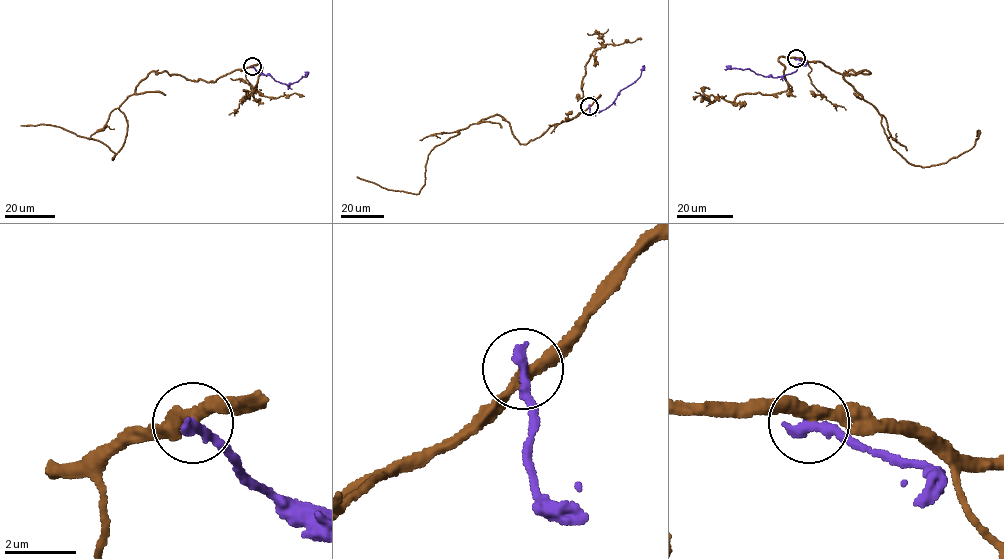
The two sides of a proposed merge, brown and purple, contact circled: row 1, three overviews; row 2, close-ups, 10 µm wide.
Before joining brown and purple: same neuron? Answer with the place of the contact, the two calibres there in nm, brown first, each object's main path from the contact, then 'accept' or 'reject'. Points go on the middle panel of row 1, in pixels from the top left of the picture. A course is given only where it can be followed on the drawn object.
place (589, 106); calibres 320 and 340 nm; course brown (589, 106), (526, 144), (495, 115), (457, 131), (428, 155), (418, 194), (387, 189), (357, 176); course purple (589, 106), (593, 114), (610, 105), (621, 89), (639, 77), (644, 65); reject

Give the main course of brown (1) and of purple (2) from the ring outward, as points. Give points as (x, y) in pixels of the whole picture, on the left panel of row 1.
1: (252, 66), (208, 82), (152, 71), (119, 108), (126, 133), (112, 160), (101, 142), (56, 126), (21, 126)
2: (252, 66), (259, 73), (270, 74), (289, 85), (307, 74)

